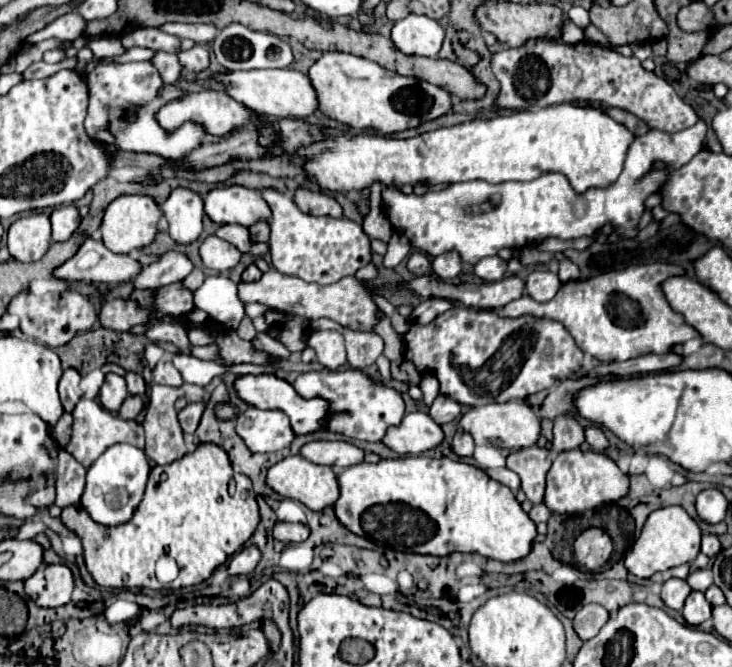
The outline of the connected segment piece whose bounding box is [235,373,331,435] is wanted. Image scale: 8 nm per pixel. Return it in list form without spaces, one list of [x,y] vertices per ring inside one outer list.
[[[263,373],[259,377],[255,375],[243,375],[235,381],[235,389],[239,393],[239,397],[243,401],[247,401],[249,405],[253,407],[259,407],[259,409],[279,409],[283,411],[289,419],[291,419],[291,427],[295,431],[295,435],[309,435],[309,433],[317,433],[317,431],[325,431],[327,429],[327,421],[331,417],[331,409],[329,409],[329,403],[325,399],[305,399],[301,397],[291,383],[271,375],[271,373]]]

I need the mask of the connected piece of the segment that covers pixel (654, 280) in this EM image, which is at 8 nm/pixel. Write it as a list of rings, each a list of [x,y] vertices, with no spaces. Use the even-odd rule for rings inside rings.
[[[631,265],[623,271],[609,271],[593,279],[569,281],[547,303],[523,295],[503,307],[503,317],[531,315],[559,321],[571,333],[577,347],[599,361],[627,361],[643,353],[669,353],[671,345],[699,337],[699,333],[669,307],[661,291],[663,279],[681,273],[683,269],[677,265]]]

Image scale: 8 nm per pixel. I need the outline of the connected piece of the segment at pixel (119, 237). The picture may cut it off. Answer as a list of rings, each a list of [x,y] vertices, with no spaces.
[[[121,195],[115,201],[111,201],[105,209],[103,223],[101,223],[103,243],[113,253],[129,253],[133,249],[143,249],[155,241],[155,237],[159,233],[159,229],[157,229],[159,219],[161,219],[161,207],[155,203],[153,197],[149,197],[149,195]]]

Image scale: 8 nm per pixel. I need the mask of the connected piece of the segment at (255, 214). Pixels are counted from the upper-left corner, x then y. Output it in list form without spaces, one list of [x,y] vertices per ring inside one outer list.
[[[231,185],[231,187],[215,187],[205,197],[205,213],[217,225],[239,223],[239,225],[253,225],[255,221],[269,219],[271,209],[263,201],[257,189]]]

